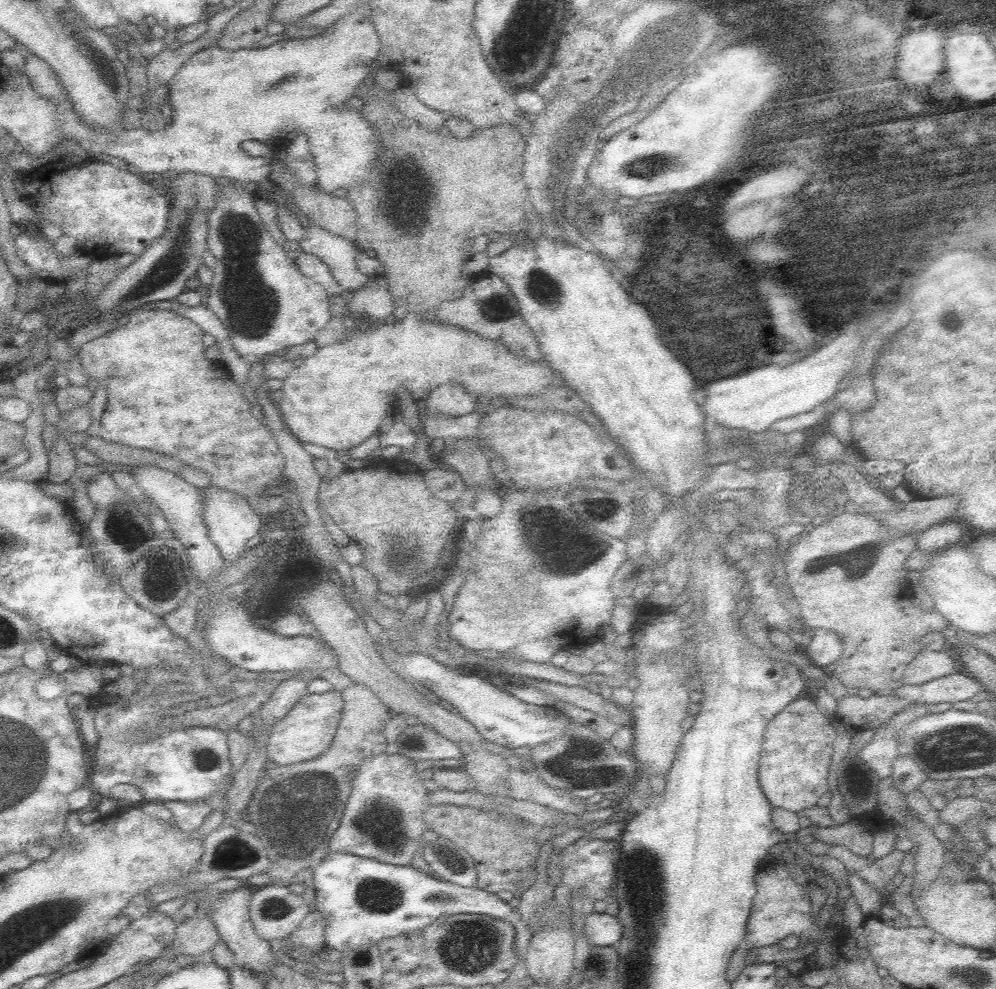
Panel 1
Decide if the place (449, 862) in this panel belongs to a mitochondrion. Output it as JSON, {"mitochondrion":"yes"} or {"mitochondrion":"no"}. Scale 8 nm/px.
{"mitochondrion":"yes"}

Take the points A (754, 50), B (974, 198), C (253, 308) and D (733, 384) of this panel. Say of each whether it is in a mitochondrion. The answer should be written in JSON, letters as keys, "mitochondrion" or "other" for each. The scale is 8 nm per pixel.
{"A":"mitochondrion","B":"mitochondrion","C":"mitochondrion","D":"mitochondrion"}

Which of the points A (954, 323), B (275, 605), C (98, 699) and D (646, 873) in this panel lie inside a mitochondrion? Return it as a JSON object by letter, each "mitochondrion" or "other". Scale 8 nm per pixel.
{"A":"mitochondrion","B":"other","C":"other","D":"mitochondrion"}

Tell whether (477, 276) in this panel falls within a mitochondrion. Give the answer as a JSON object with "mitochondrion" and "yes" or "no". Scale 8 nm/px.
{"mitochondrion":"no"}

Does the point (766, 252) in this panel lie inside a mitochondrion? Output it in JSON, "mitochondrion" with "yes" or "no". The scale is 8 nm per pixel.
{"mitochondrion":"yes"}

